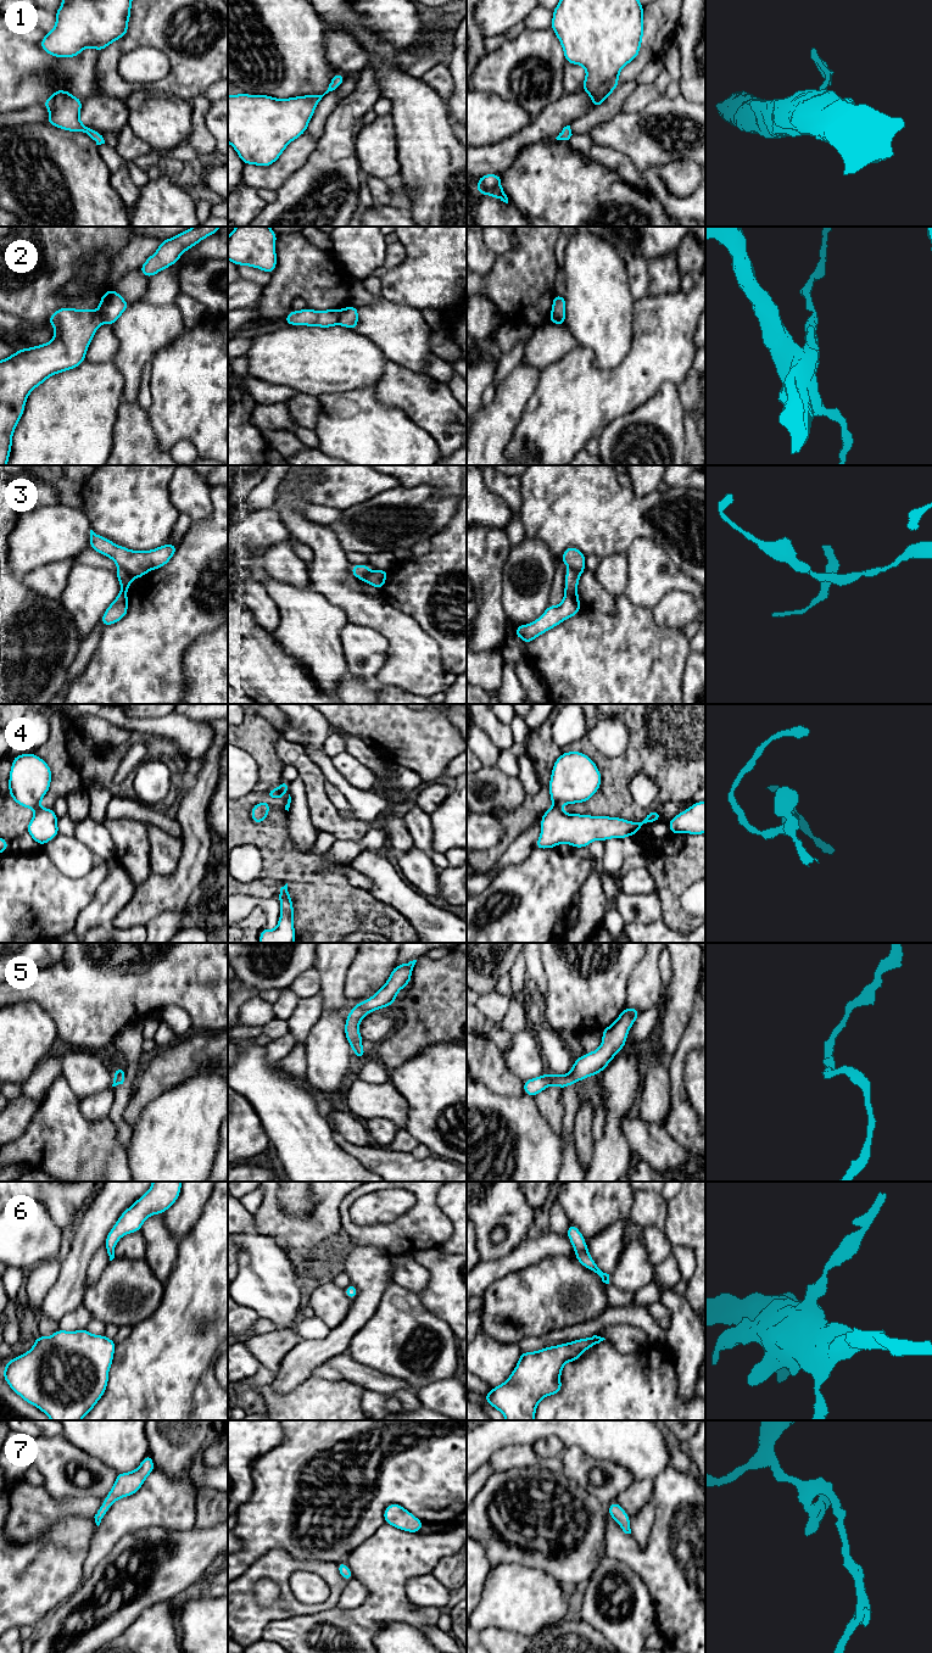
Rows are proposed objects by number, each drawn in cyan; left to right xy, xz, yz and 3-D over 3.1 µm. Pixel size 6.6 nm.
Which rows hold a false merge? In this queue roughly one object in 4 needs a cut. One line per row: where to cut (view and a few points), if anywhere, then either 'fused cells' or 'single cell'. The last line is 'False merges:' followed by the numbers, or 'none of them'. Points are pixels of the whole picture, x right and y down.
1: cut none; single cell
2: cut xz (341, 310), (336, 323); fused cells
3: cut xy (118, 567), (132, 578); fused cells
4: cut none; single cell
5: cut none; single cell
6: cut none; single cell
7: cut none; single cell
False merges: 2, 3

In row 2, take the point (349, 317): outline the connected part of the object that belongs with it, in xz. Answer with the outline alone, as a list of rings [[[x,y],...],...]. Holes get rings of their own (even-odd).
[[[347,306],[346,308],[342,308],[337,324],[355,330],[358,324],[358,308],[353,306]]]

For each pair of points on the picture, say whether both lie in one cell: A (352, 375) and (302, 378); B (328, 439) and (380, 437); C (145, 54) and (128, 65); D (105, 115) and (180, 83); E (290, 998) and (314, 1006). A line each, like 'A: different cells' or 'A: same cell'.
A: same cell
B: same cell
C: same cell
D: different cells
E: different cells

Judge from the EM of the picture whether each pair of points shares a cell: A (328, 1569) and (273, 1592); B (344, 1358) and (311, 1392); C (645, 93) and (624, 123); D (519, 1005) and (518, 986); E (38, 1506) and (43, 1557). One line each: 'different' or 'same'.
A: different
B: different
C: different
D: different
E: different

